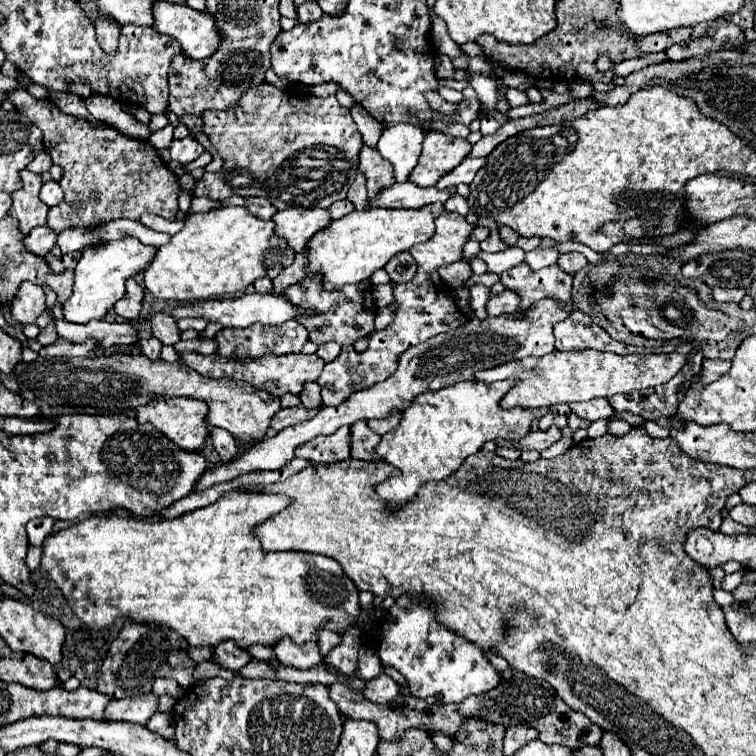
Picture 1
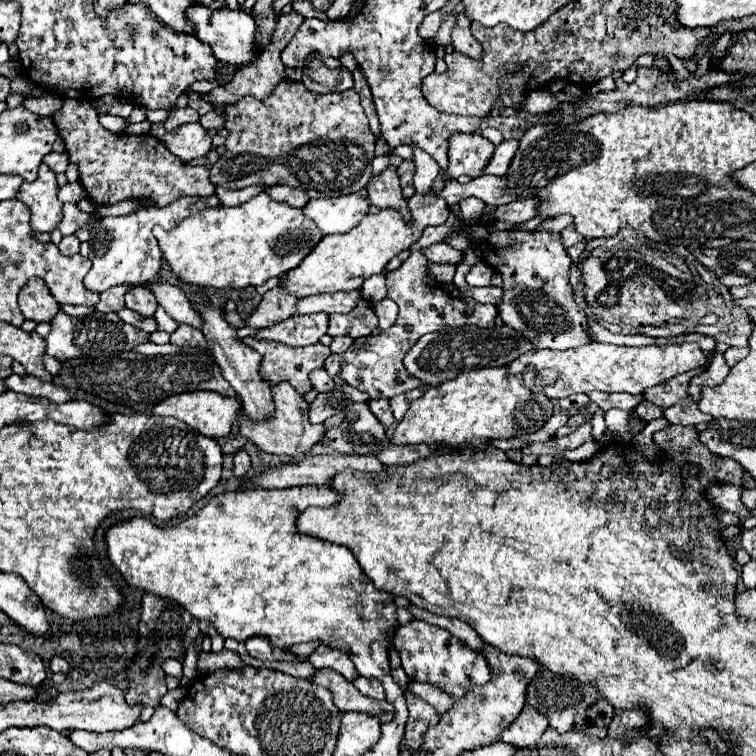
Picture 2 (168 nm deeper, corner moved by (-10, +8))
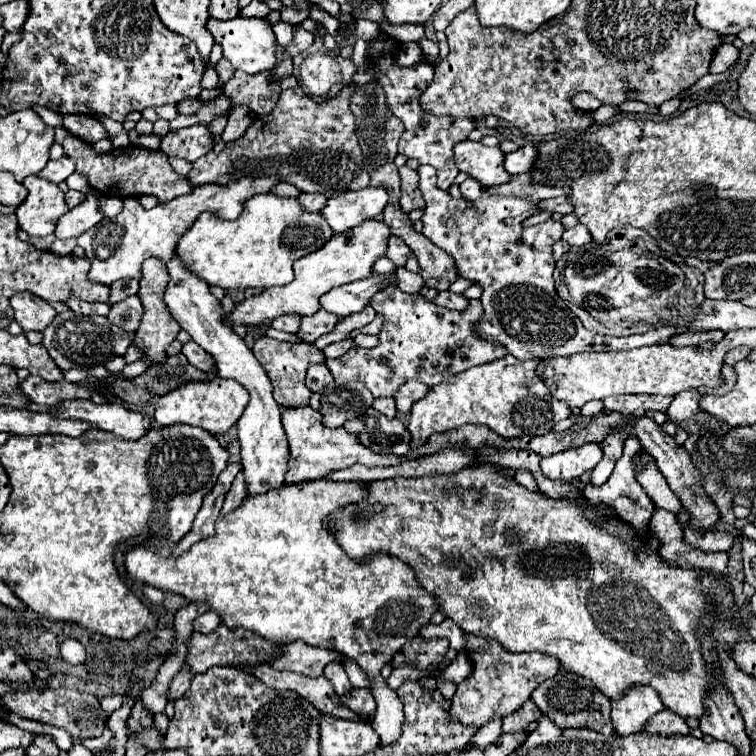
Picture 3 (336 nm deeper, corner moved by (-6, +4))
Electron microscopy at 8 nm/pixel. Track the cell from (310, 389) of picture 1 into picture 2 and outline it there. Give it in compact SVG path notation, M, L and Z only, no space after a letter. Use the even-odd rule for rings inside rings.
M318 369L318 371L312 371L310 373L310 381L312 381L312 387L322 393L322 391L328 391L334 387L334 381L332 377L326 373L326 369Z

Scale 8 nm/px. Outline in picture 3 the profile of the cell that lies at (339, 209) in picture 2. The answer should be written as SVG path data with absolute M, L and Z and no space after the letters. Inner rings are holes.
M362 187L358 191L348 191L338 197L328 199L328 205L322 209L322 215L326 217L328 225L336 233L342 233L342 231L354 229L356 225L360 225L366 219L374 219L376 215L380 215L384 211L386 205L388 205L388 191L384 187Z

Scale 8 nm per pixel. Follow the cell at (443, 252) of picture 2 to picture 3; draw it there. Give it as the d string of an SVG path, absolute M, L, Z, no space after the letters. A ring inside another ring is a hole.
M390 235L388 237L388 249L386 249L386 257L396 265L396 267L404 267L406 265L406 261L408 261L408 257L410 257L410 249L408 249L408 245L400 239L400 237L396 237L396 235Z

